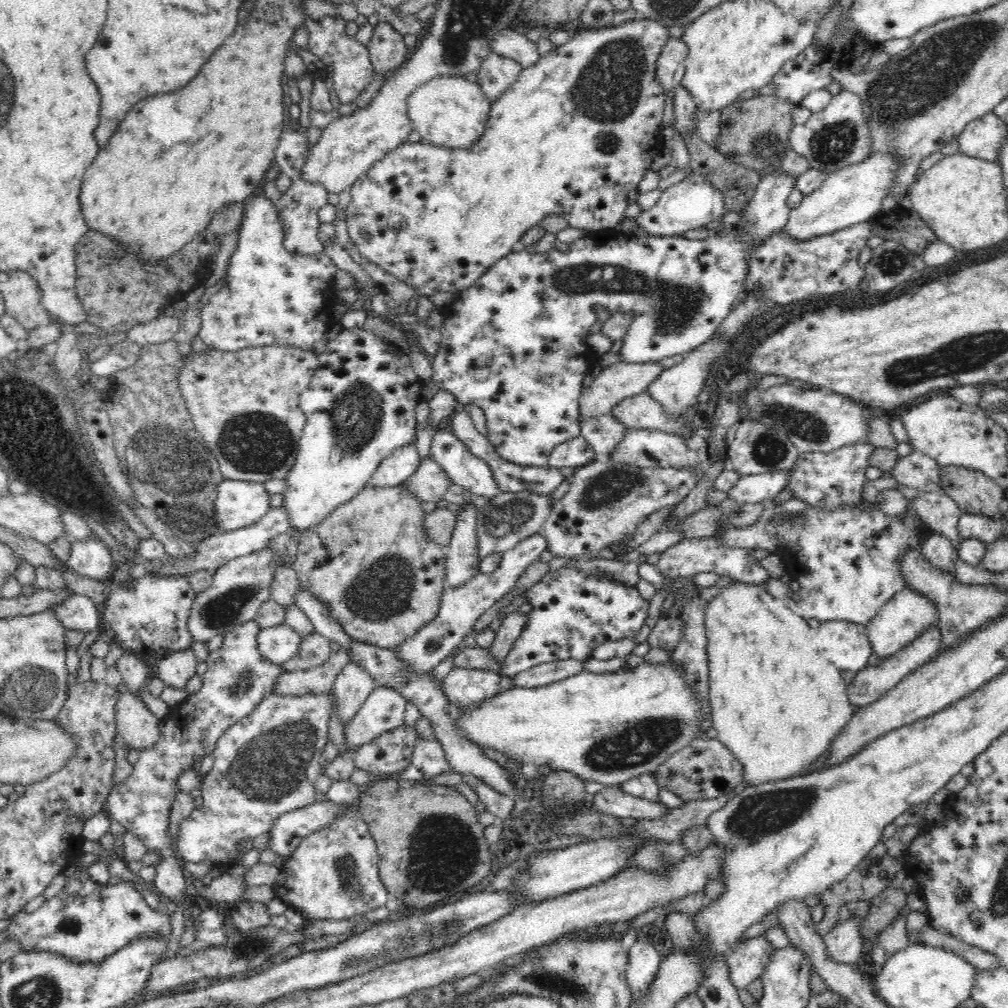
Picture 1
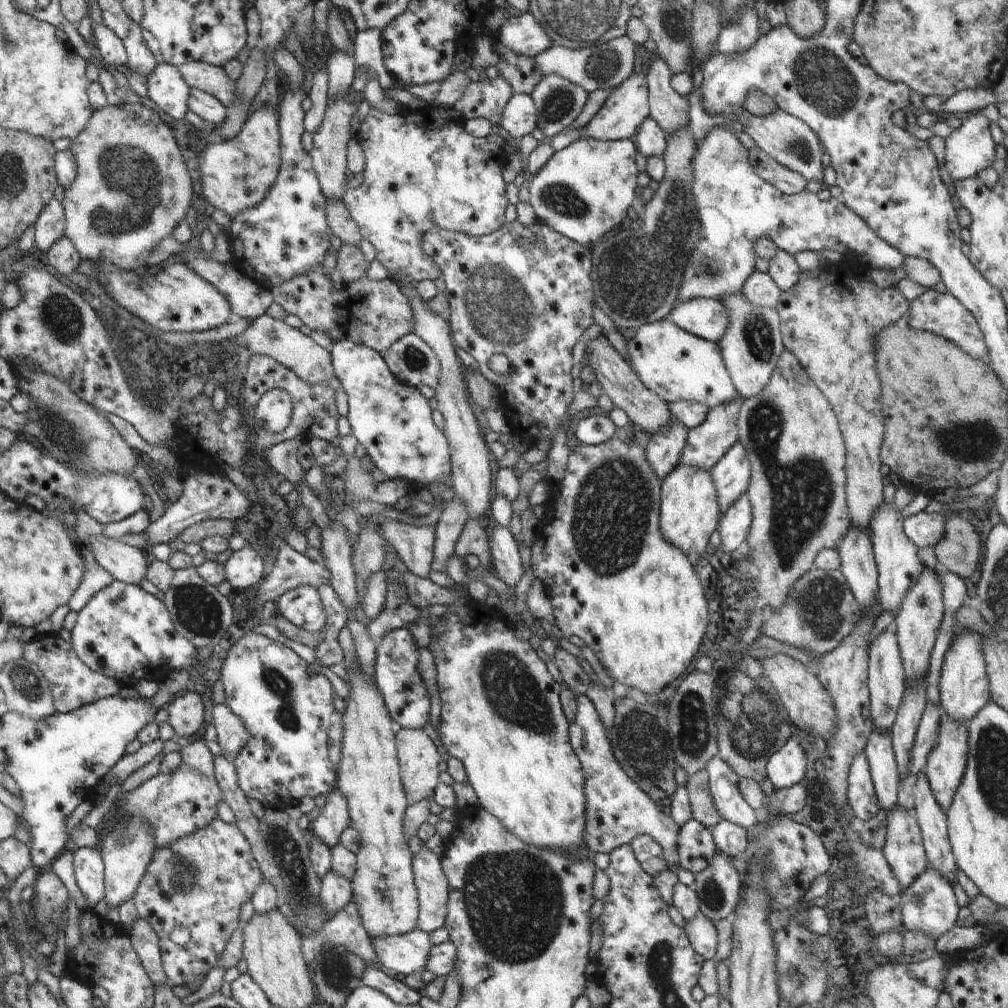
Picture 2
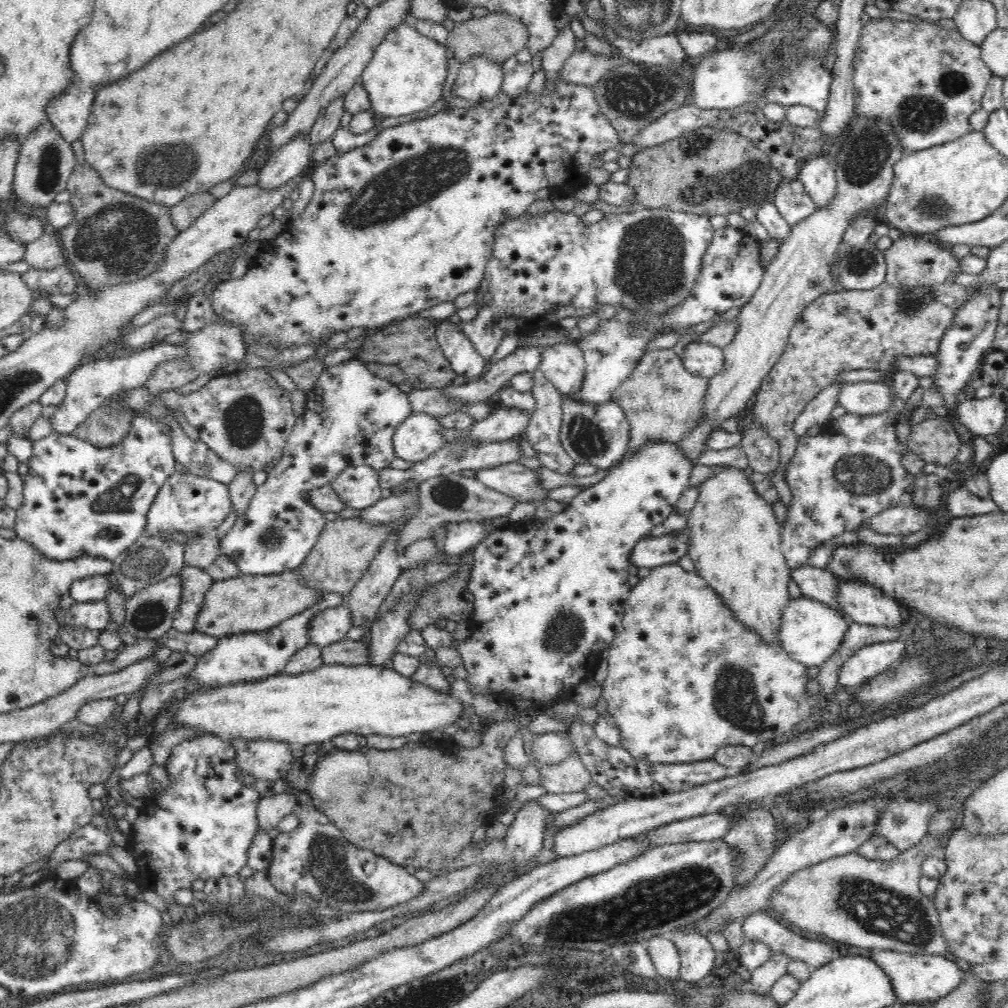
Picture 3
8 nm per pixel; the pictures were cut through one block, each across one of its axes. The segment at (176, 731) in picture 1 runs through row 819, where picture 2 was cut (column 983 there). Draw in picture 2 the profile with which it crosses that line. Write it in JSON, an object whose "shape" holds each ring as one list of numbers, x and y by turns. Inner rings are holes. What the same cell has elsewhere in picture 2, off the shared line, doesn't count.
{"shape":[[981,112,962,115,962,125,945,139,944,177,966,180,992,167,996,144,990,135,990,121]]}

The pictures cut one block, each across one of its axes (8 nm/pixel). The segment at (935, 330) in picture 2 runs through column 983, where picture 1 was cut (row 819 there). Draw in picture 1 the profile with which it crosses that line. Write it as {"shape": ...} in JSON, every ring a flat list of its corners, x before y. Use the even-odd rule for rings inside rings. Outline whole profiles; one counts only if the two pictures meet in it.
{"shape":[[350,779,333,781,326,798,337,806,347,804,345,813,334,819,327,827,307,836,285,860,272,886,276,897,288,907,300,910,301,915,307,920,346,920,386,905,389,892,379,875,379,856,375,840,370,834,367,822,358,813,350,810,350,806,357,803,360,797,360,786]]}

